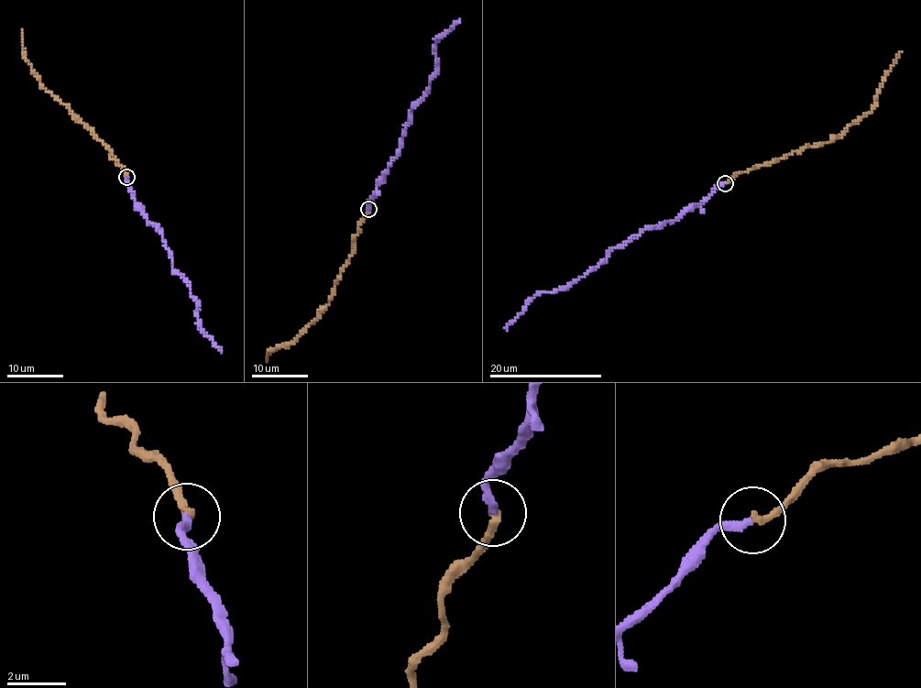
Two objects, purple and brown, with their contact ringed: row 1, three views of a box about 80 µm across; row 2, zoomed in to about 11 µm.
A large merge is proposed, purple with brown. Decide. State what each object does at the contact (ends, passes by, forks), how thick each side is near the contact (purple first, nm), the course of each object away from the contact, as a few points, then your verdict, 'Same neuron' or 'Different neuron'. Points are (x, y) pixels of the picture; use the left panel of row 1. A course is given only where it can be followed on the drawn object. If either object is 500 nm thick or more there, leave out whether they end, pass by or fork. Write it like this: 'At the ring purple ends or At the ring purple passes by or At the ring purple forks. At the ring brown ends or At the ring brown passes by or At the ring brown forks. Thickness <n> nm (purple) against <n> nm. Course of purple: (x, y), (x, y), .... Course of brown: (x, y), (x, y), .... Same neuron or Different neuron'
At the ring purple ends. At the ring brown ends. Thickness 280 nm (purple) against 280 nm. Course of purple: (127, 177), (134, 202), (159, 230), (170, 253), (171, 265), (188, 284), (197, 301), (199, 325), (222, 352). Course of brown: (127, 177), (126, 171), (112, 158), (105, 144), (44, 86), (25, 57), (21, 28). Same neuron

